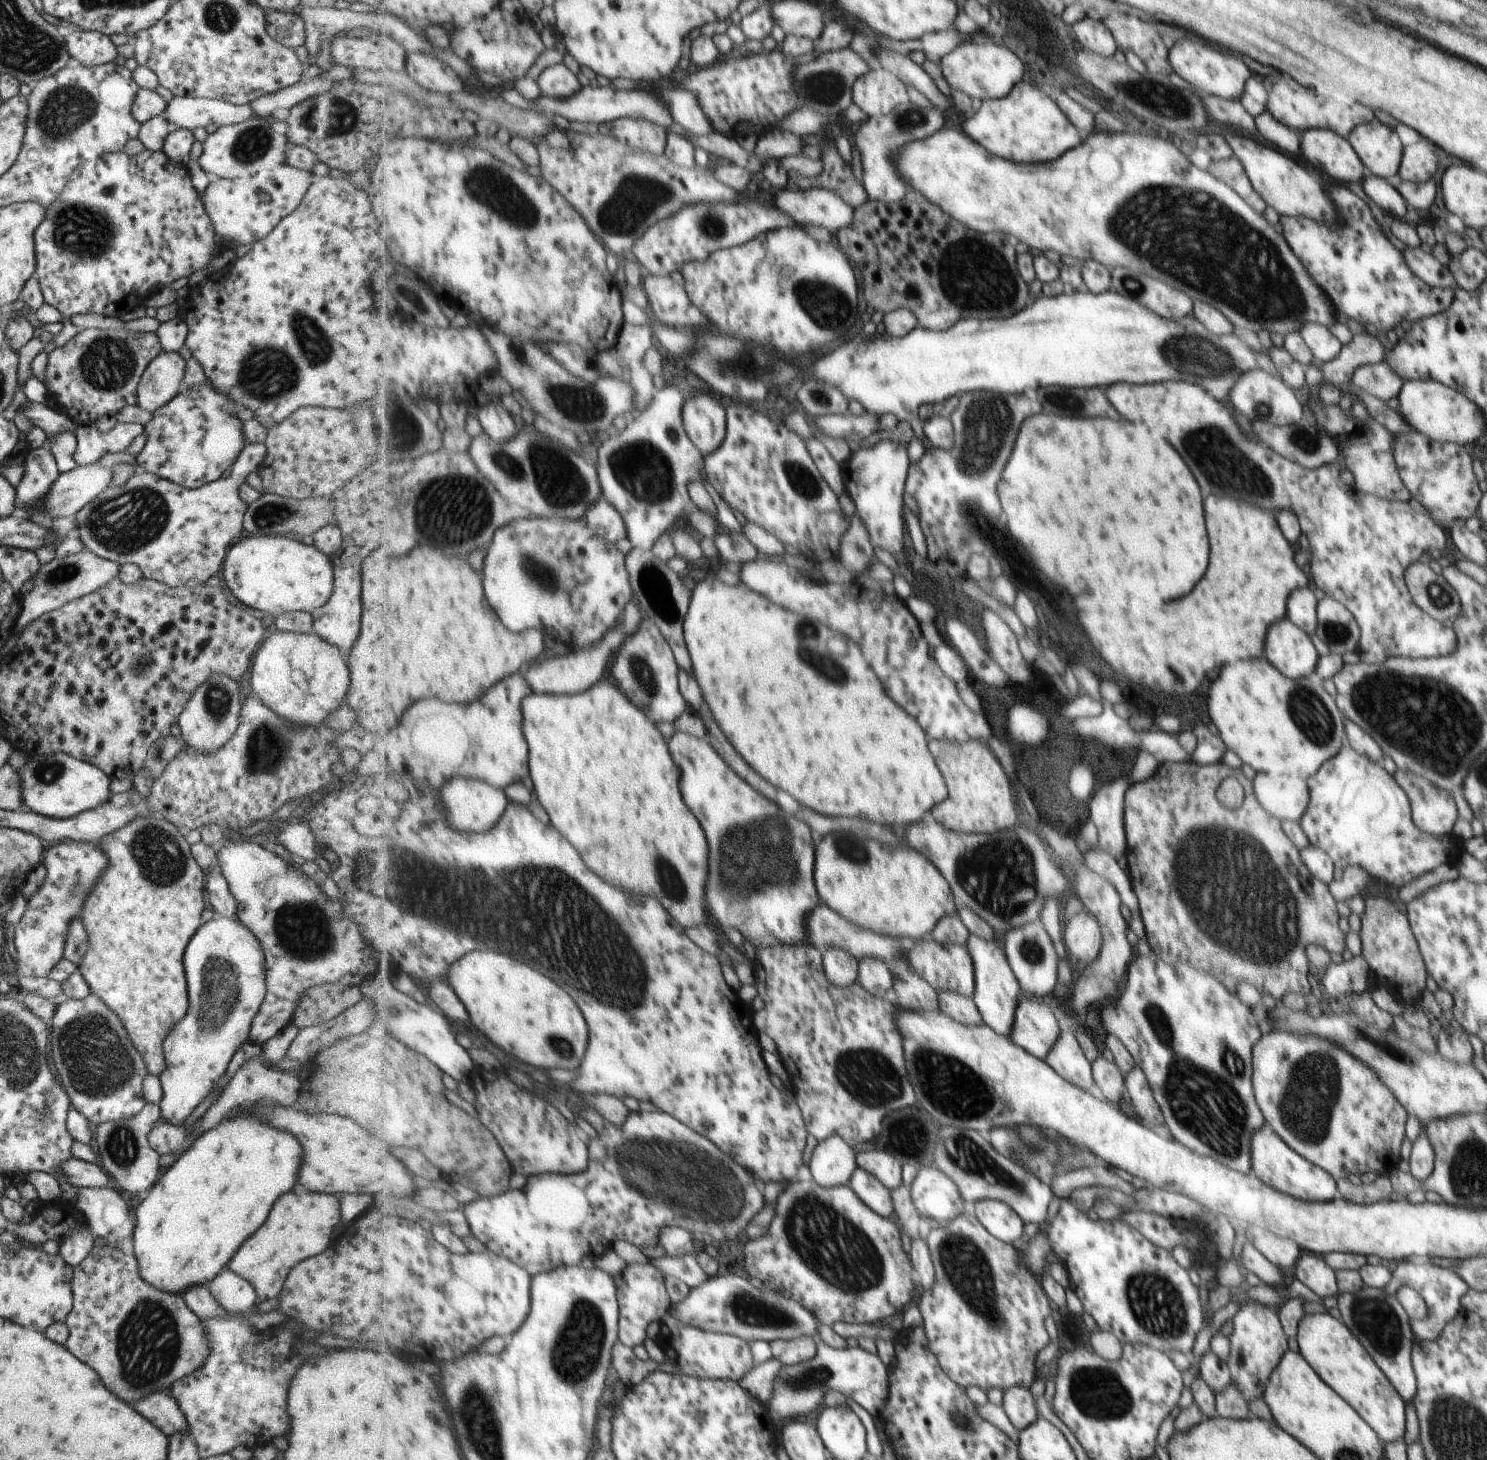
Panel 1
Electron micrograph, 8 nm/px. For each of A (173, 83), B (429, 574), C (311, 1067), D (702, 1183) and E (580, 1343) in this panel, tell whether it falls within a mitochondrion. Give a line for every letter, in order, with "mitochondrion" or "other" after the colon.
A: other
B: other
C: other
D: mitochondrion
E: mitochondrion

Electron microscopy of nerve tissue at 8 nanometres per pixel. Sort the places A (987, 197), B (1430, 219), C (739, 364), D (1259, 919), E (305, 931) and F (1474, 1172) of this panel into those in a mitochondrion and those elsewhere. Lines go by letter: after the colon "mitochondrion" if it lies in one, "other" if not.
A: other
B: other
C: mitochondrion
D: mitochondrion
E: mitochondrion
F: mitochondrion

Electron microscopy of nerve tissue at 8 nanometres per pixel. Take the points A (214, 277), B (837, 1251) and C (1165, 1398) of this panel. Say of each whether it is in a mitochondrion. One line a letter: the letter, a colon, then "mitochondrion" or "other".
A: other
B: mitochondrion
C: other

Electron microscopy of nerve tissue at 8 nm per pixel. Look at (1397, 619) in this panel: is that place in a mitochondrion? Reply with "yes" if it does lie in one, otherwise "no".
no

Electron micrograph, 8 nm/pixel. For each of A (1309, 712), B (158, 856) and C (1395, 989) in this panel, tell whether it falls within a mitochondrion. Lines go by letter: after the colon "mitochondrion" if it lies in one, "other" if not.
A: mitochondrion
B: mitochondrion
C: other

